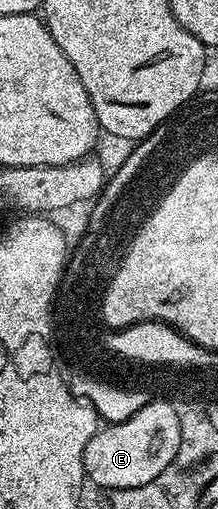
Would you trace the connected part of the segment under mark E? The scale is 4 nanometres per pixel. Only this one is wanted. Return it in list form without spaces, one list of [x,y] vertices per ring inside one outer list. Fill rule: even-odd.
[[[155,398],[146,403],[140,413],[132,413],[128,421],[106,423],[88,441],[84,449],[85,478],[107,492],[131,489],[158,480],[178,458],[180,445],[179,408],[165,398]]]

